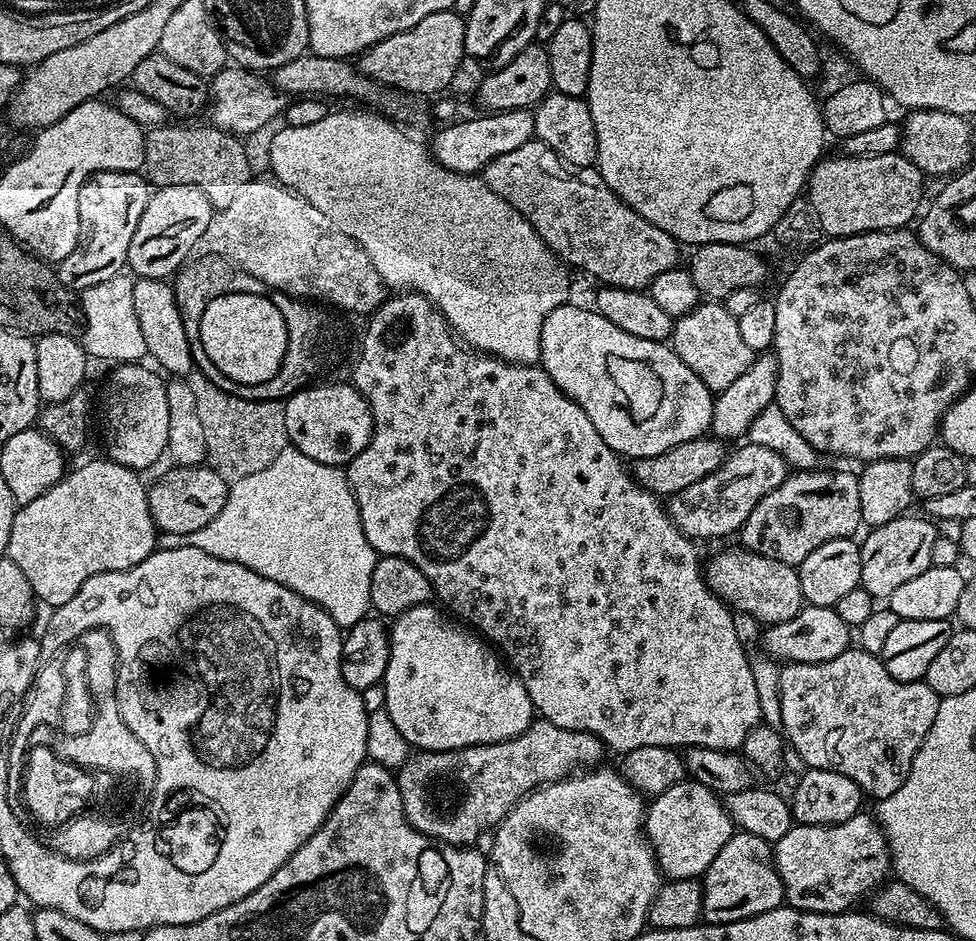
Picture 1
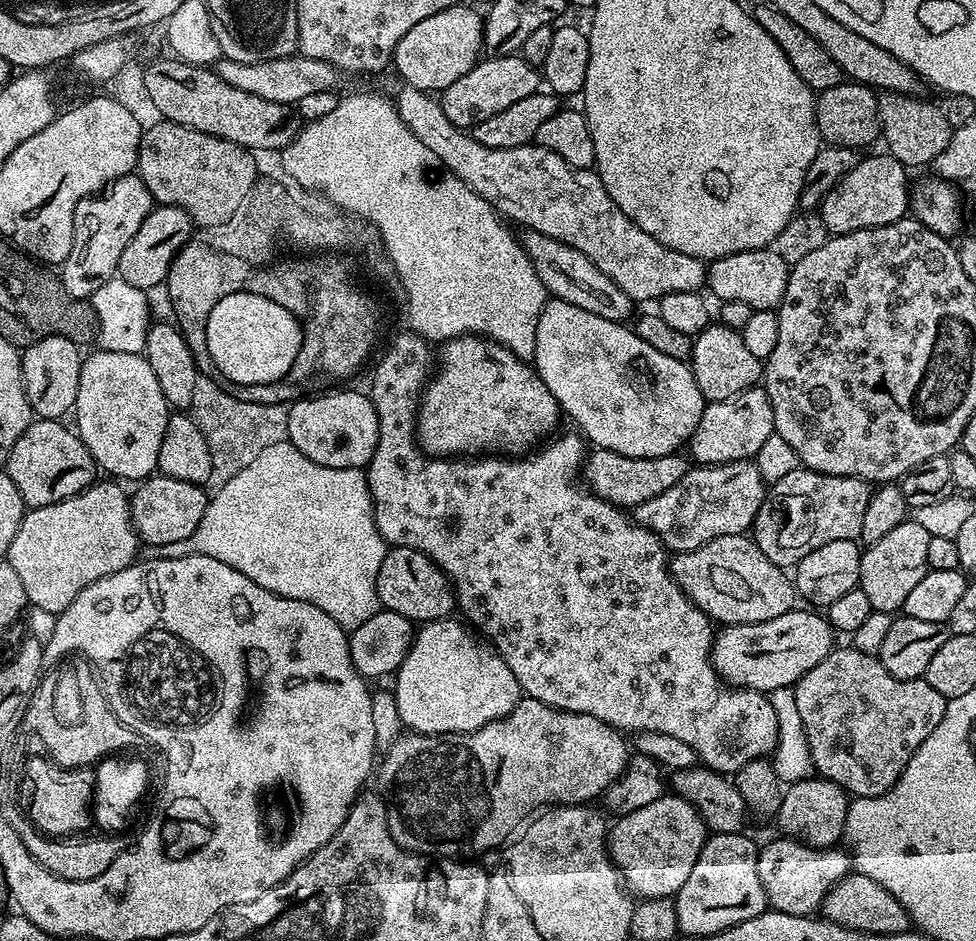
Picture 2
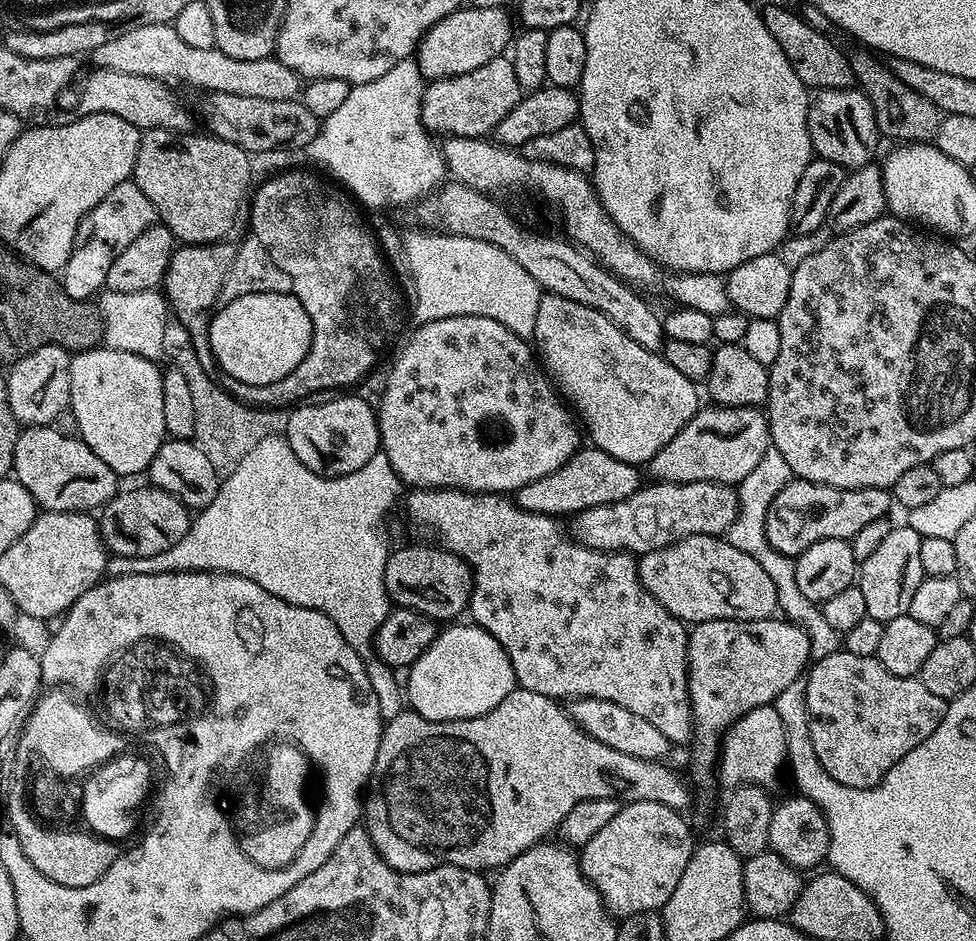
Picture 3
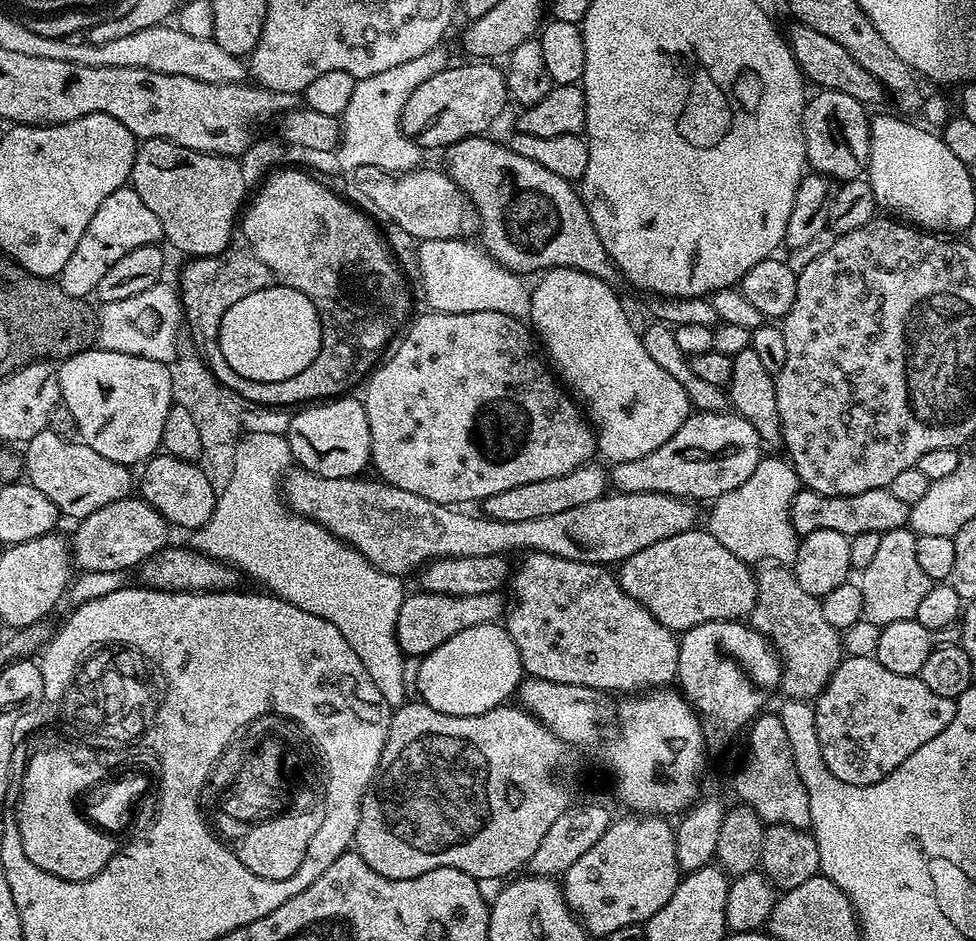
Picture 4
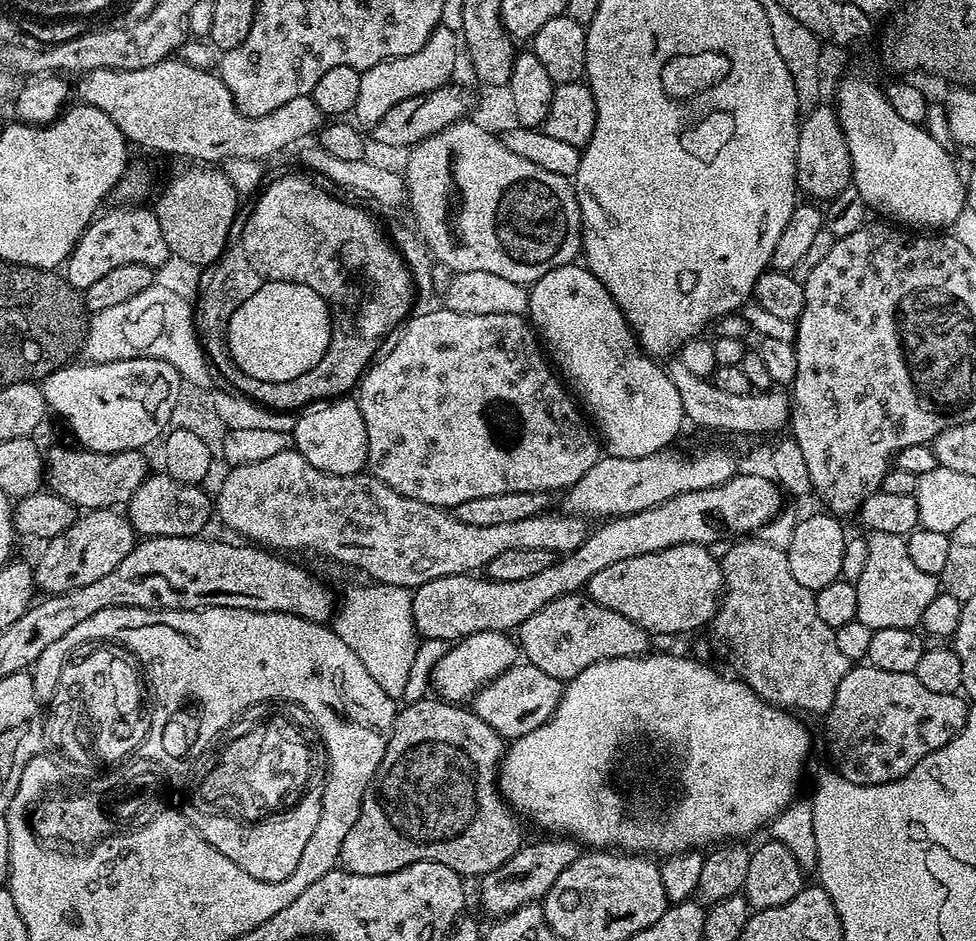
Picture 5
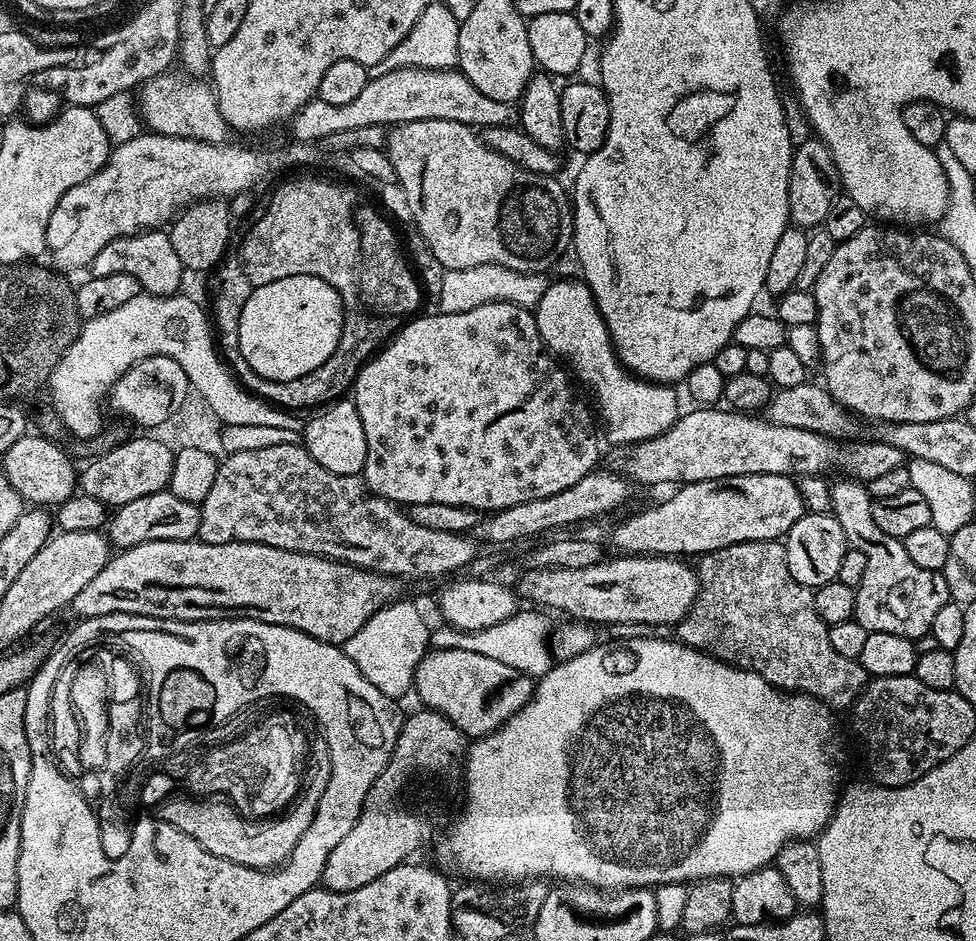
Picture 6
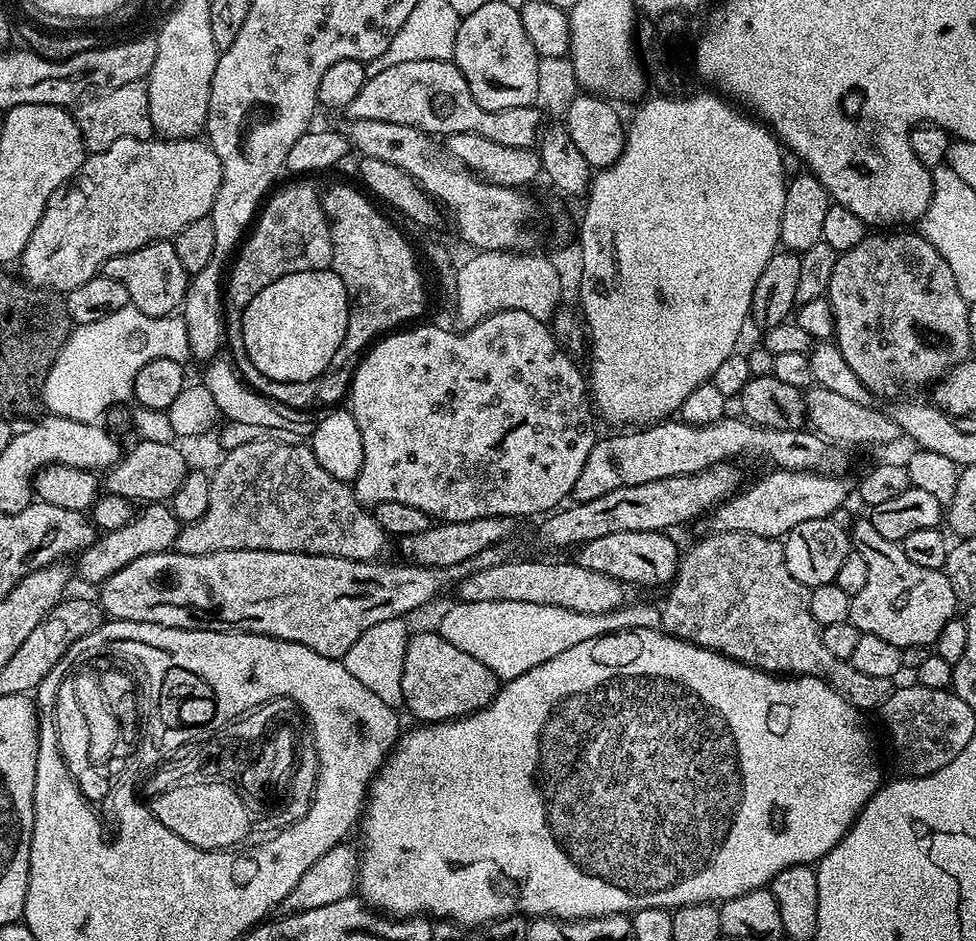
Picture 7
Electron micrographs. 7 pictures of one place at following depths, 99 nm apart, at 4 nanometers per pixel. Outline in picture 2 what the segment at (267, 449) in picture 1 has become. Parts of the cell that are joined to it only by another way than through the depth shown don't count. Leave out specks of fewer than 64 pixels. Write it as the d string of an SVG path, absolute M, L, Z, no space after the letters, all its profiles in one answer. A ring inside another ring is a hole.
M197 375L194 396L191 398L189 415L202 431L211 452L211 479L209 485L217 488L225 485L239 470L254 462L267 446L287 440L289 407L285 404L256 404L240 402L236 395L221 390L208 376Z

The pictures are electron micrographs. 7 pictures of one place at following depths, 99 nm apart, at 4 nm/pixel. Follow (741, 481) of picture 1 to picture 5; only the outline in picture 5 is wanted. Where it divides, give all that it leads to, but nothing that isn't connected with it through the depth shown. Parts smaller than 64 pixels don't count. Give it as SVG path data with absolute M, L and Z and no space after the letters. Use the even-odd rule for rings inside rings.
M285 450L258 462L229 467L221 492L214 496L214 512L230 531L241 532L245 541L285 553L317 552L340 564L361 568L368 575L365 577L377 584L413 590L421 588L426 582L434 582L434 578L479 573L505 550L550 550L554 554L567 554L582 546L590 533L589 526L584 525L587 523L581 517L567 514L522 518L518 522L506 522L499 526L470 526L467 522L458 522L451 511L406 498L398 494L398 490L390 490L390 486L386 486L386 482L377 476L332 476L329 472L318 470L295 450Z

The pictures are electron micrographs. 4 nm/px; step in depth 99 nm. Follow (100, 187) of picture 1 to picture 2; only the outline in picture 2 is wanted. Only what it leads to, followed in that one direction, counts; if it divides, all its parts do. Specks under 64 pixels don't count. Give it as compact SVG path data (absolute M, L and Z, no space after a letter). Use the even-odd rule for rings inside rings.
M138 174L118 178L99 194L86 196L74 210L74 238L70 254L65 258L58 275L66 290L79 300L88 300L102 282L117 275L122 250L130 246L130 238L138 234L138 226L152 213L154 201L146 182Z

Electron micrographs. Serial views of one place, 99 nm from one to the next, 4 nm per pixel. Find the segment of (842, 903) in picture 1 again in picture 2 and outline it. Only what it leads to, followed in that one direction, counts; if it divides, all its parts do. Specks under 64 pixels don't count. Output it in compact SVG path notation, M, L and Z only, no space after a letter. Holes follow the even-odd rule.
M779 838L758 851L758 878L766 890L771 911L795 916L816 916L824 907L826 894L850 871L847 851L835 848L808 848L798 840Z

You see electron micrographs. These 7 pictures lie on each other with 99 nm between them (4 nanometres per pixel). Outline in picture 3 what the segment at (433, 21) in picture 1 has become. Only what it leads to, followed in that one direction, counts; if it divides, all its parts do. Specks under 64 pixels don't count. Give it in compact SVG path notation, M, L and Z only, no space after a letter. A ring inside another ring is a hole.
M461 6L442 18L420 40L414 59L422 70L425 81L441 80L458 74L470 74L478 66L486 66L494 58L505 55L514 39L512 20L499 8L473 8Z

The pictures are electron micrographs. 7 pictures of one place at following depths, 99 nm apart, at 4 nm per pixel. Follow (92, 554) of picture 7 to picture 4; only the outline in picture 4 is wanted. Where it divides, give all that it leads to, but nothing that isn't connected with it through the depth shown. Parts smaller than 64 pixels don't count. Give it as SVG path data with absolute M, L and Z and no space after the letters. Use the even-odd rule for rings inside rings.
M156 454L143 465L144 473L138 476L138 496L154 510L168 519L169 525L187 530L201 528L214 514L217 492L210 486L199 463L174 458L167 454Z

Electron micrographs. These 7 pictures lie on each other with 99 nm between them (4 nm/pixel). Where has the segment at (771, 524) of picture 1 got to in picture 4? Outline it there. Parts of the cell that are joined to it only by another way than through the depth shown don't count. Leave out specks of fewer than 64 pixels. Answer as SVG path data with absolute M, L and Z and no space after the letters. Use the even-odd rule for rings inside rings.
M888 488L862 490L853 496L823 496L817 492L801 490L793 498L789 520L800 538L814 534L814 530L838 530L849 538L871 532L893 532L909 523L910 505L901 502Z

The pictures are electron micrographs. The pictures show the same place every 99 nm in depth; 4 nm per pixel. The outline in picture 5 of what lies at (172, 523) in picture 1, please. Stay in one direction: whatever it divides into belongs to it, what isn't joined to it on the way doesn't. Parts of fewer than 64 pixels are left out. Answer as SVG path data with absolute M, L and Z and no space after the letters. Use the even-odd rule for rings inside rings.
M93 508L85 511L62 534L43 545L44 553L40 561L35 561L34 575L36 583L44 590L56 590L61 587L60 580L72 580L75 586L90 586L90 582L98 582L98 578L110 574L126 554L135 548L138 537L135 528L123 511L116 508Z

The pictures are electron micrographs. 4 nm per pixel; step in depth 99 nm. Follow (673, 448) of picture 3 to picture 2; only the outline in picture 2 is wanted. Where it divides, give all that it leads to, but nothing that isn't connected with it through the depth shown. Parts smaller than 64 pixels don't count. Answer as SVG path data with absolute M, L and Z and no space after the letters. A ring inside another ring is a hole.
M763 387L748 388L742 394L725 400L713 400L705 403L704 413L694 430L690 441L691 459L697 465L725 464L735 460L752 460L762 449L762 444L774 434L774 410L770 406L770 398Z

